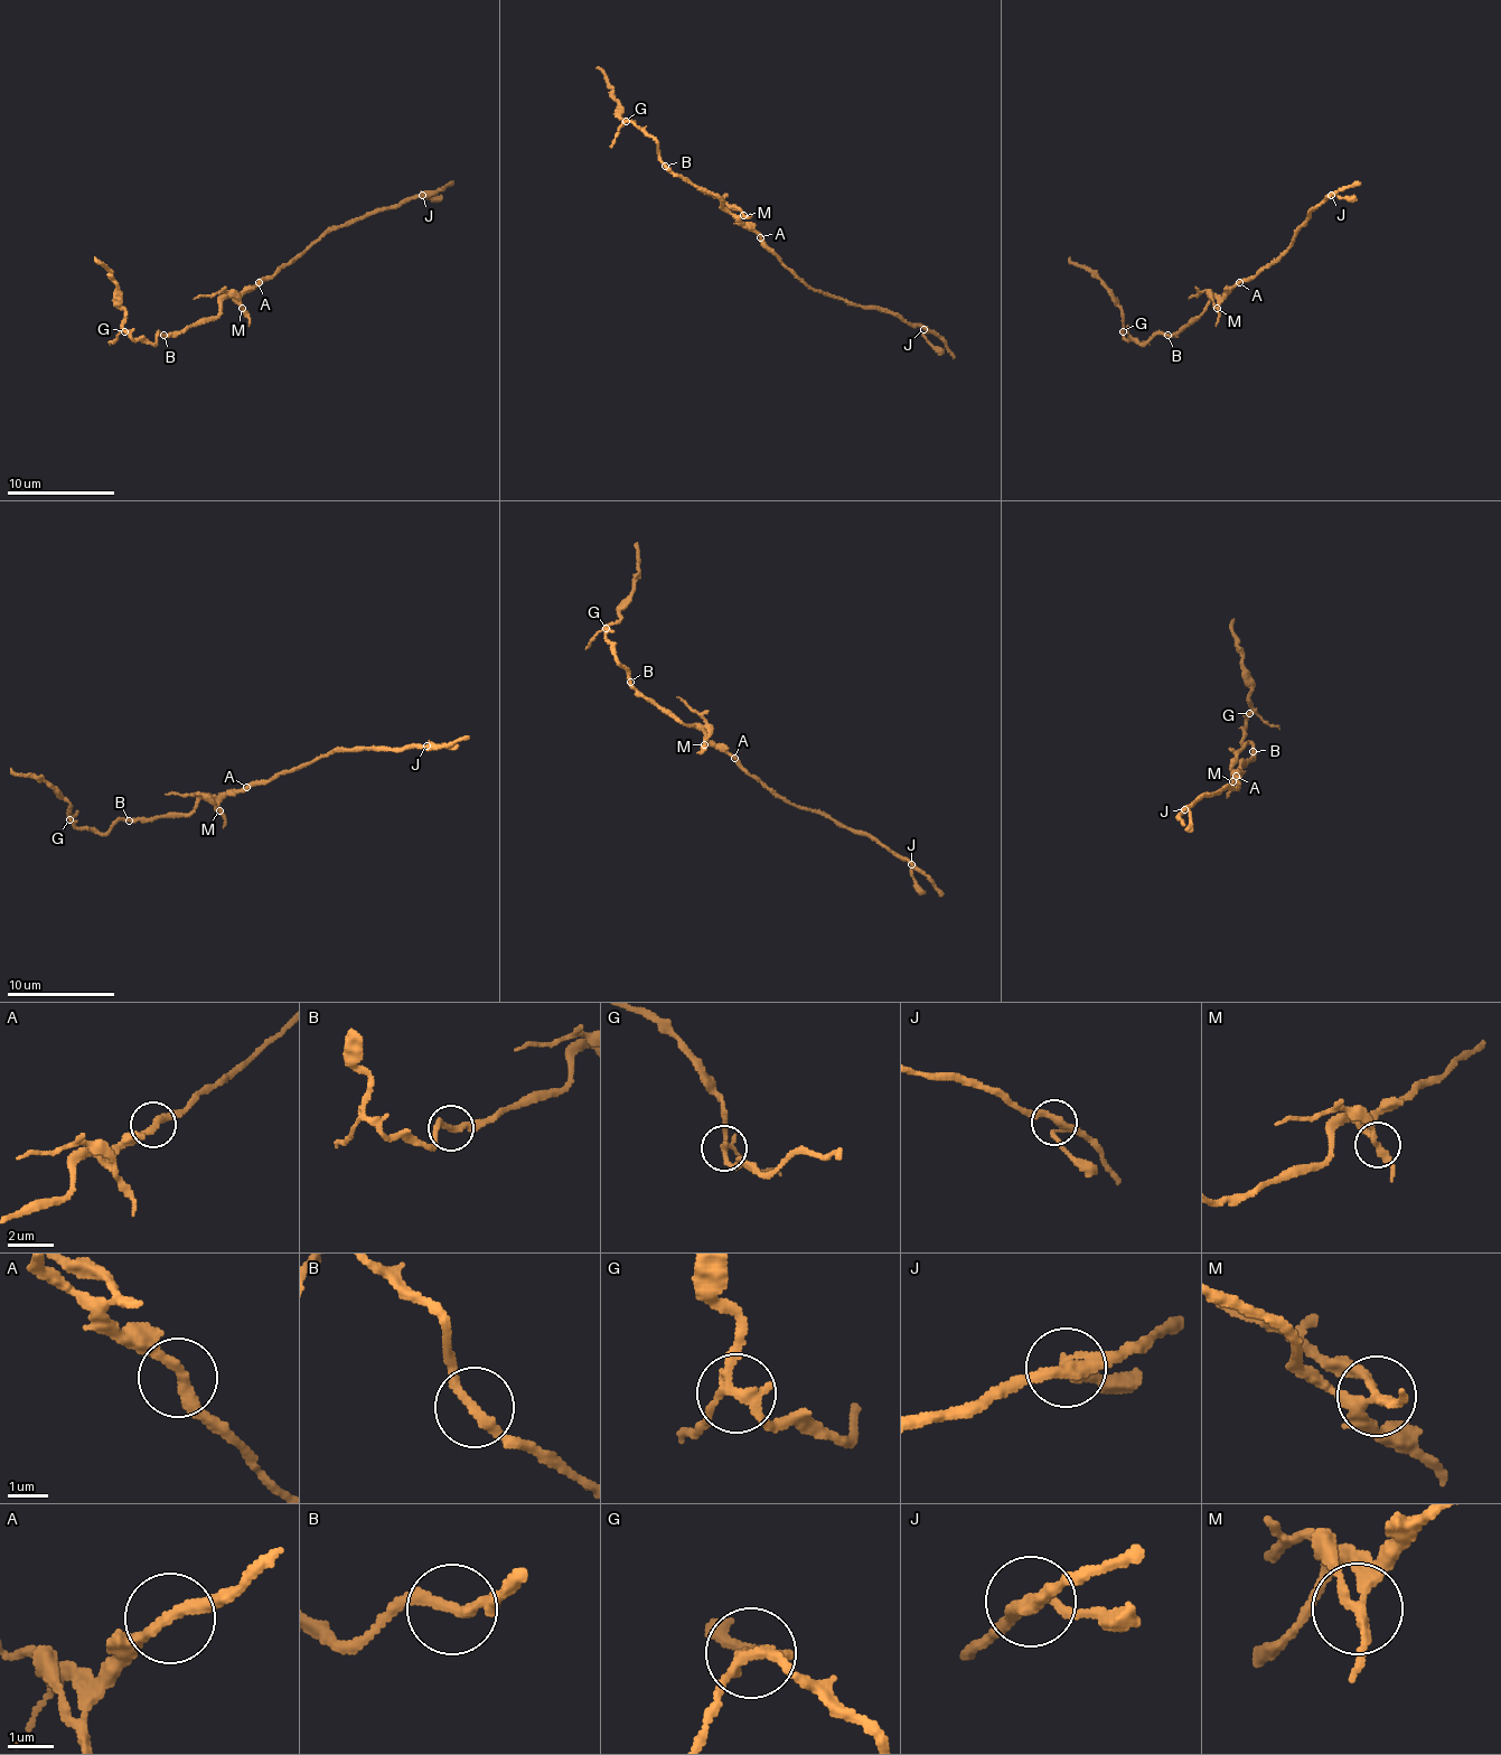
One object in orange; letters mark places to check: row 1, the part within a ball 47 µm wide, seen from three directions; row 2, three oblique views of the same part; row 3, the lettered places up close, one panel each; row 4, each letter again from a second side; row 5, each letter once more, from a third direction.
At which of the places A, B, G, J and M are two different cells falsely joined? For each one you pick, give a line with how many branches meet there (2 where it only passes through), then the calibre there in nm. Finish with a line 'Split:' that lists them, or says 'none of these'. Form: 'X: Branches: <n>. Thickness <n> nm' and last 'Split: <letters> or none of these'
G: Branches: 3. Thickness 200 nm
M: Branches: 3. Thickness 220 nm
Split: G, M

